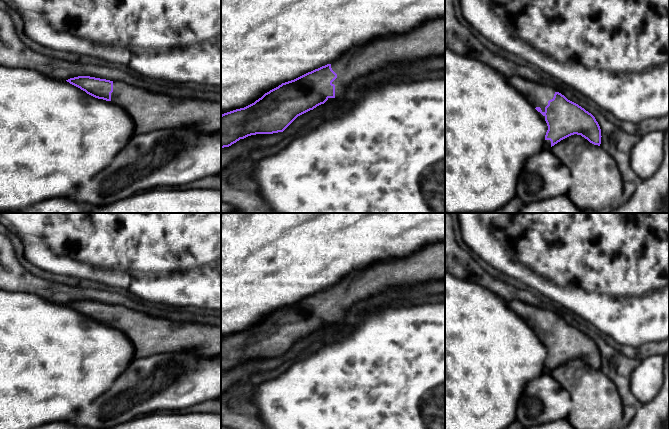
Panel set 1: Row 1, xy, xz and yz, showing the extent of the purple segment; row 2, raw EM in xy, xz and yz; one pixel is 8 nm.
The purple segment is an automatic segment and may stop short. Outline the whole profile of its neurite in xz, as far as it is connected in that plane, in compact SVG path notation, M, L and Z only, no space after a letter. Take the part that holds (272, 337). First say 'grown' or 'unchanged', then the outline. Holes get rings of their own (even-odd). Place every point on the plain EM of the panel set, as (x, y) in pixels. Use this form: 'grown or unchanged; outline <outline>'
grown; outline M445 241L424 245L405 257L393 257L353 270L332 288L282 307L254 327L221 339L221 372L256 358L283 356L298 340L324 328L329 322L344 321L351 306L386 289L406 291L430 280L445 280Z

